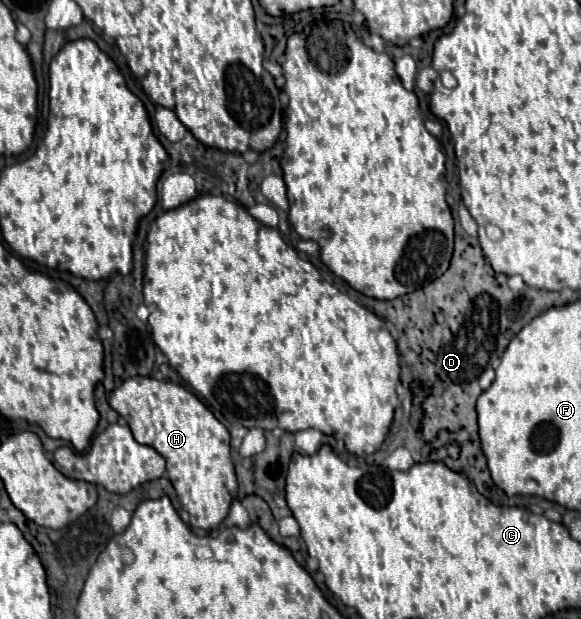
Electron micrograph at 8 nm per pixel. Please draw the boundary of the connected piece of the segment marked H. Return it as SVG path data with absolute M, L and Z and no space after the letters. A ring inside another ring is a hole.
M128 378L108 394L110 406L126 420L138 444L152 446L166 460L166 474L190 514L190 526L218 530L230 504L238 498L238 482L230 460L230 434L214 414L186 388L154 378Z

